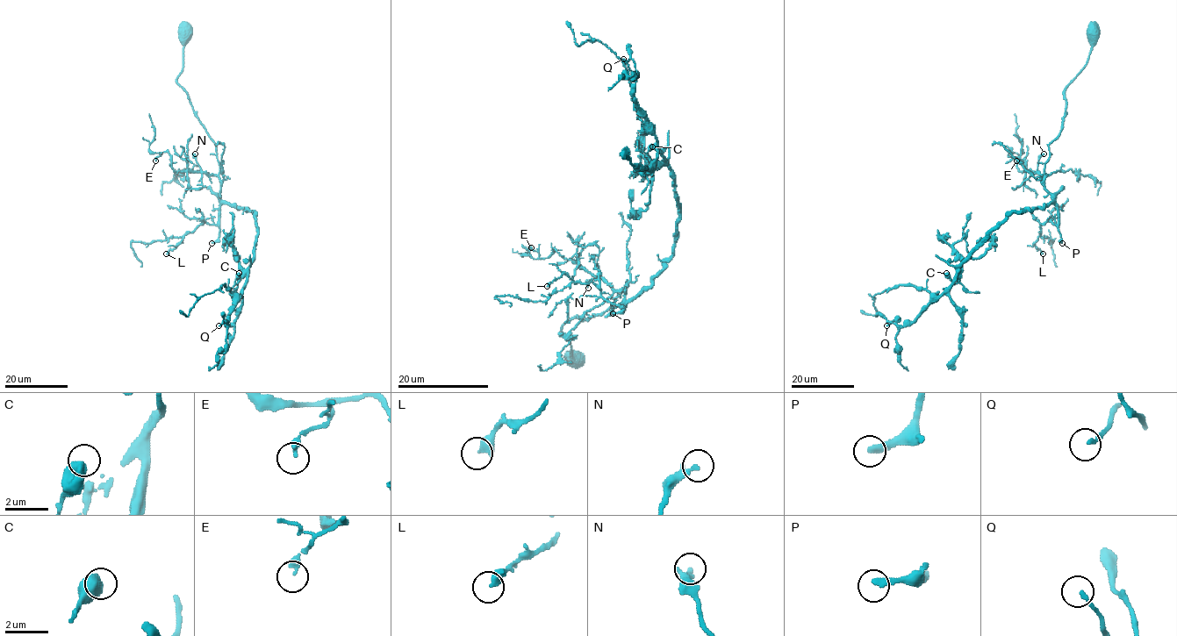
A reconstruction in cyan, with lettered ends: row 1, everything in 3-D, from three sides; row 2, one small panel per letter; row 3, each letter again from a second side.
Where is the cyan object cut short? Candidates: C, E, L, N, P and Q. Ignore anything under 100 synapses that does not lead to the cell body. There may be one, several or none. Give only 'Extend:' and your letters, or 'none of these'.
Extend: none of these

